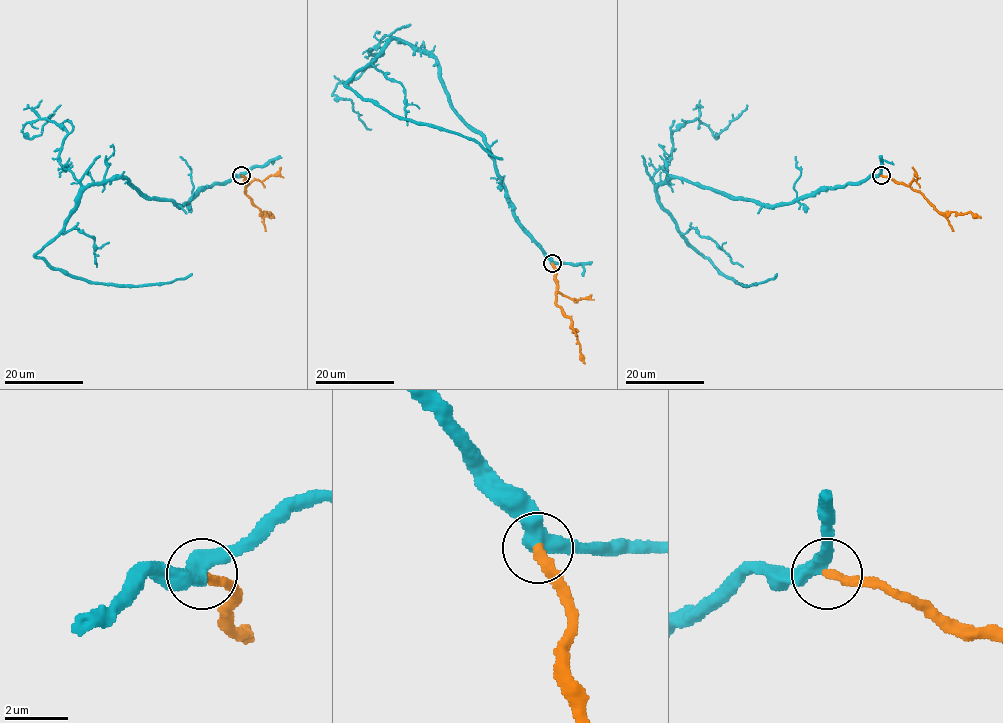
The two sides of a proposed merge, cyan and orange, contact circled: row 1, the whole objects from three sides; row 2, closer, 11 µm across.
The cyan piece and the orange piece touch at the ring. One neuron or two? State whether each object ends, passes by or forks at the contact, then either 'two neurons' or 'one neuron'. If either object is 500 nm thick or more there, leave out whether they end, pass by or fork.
cyan passes by; orange ends; one neuron

